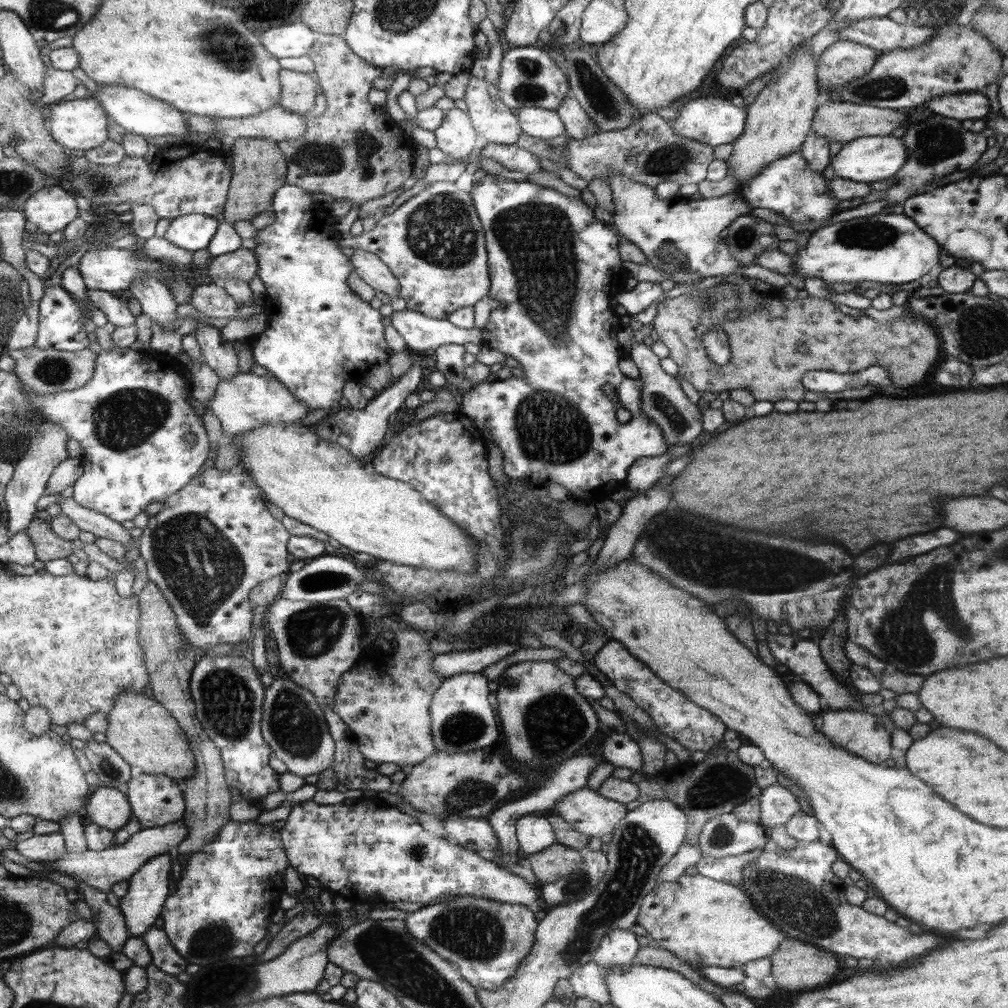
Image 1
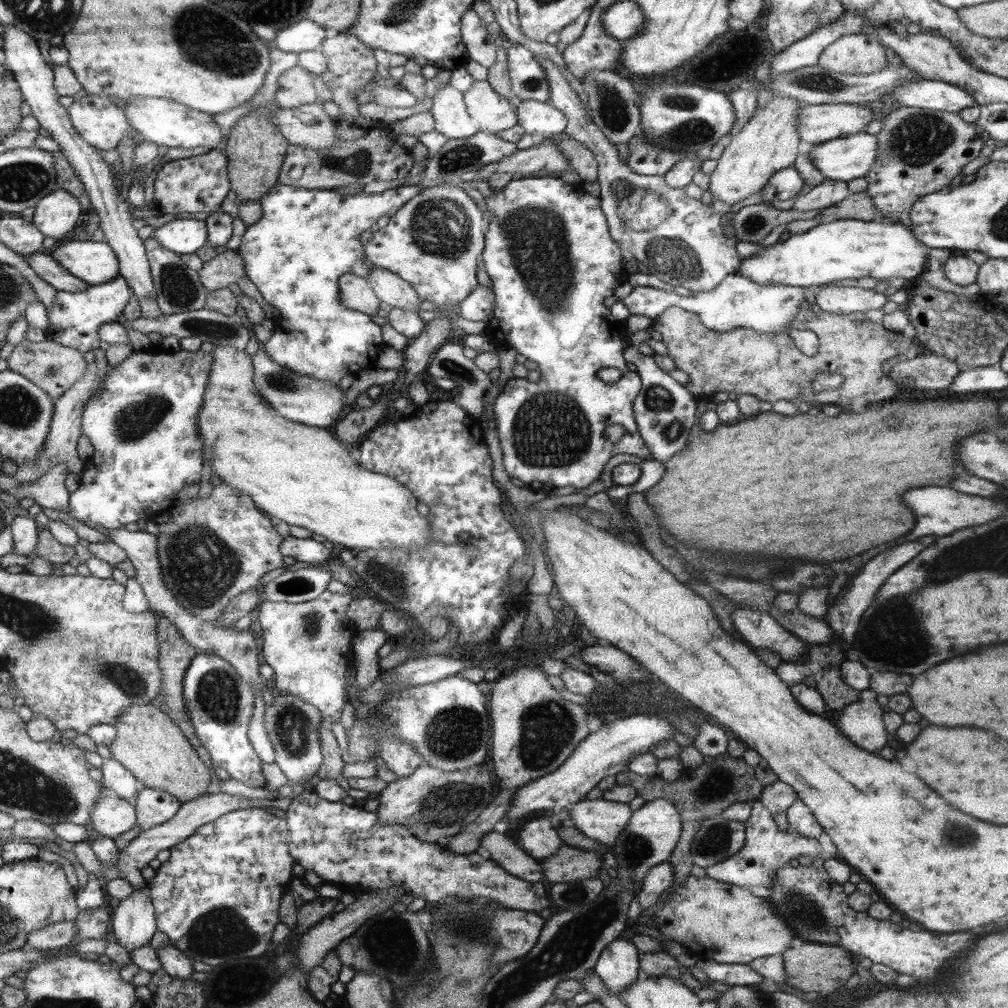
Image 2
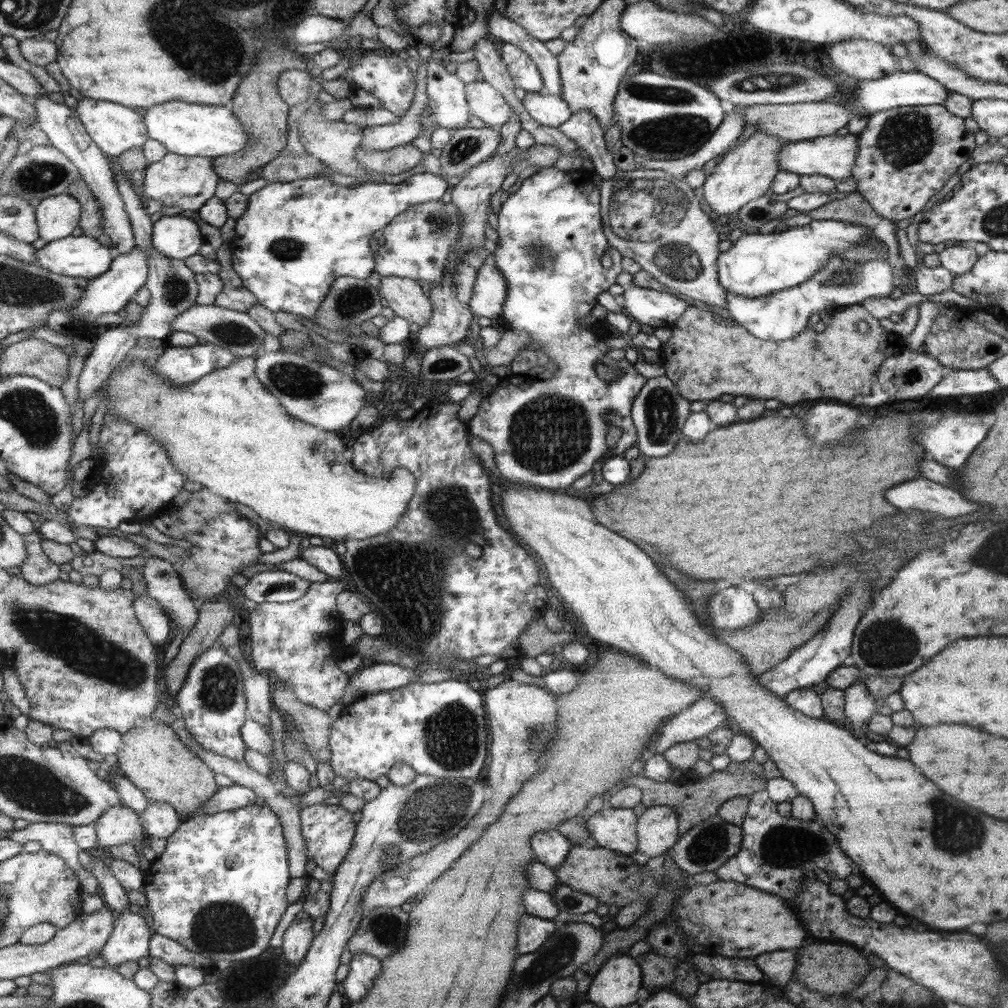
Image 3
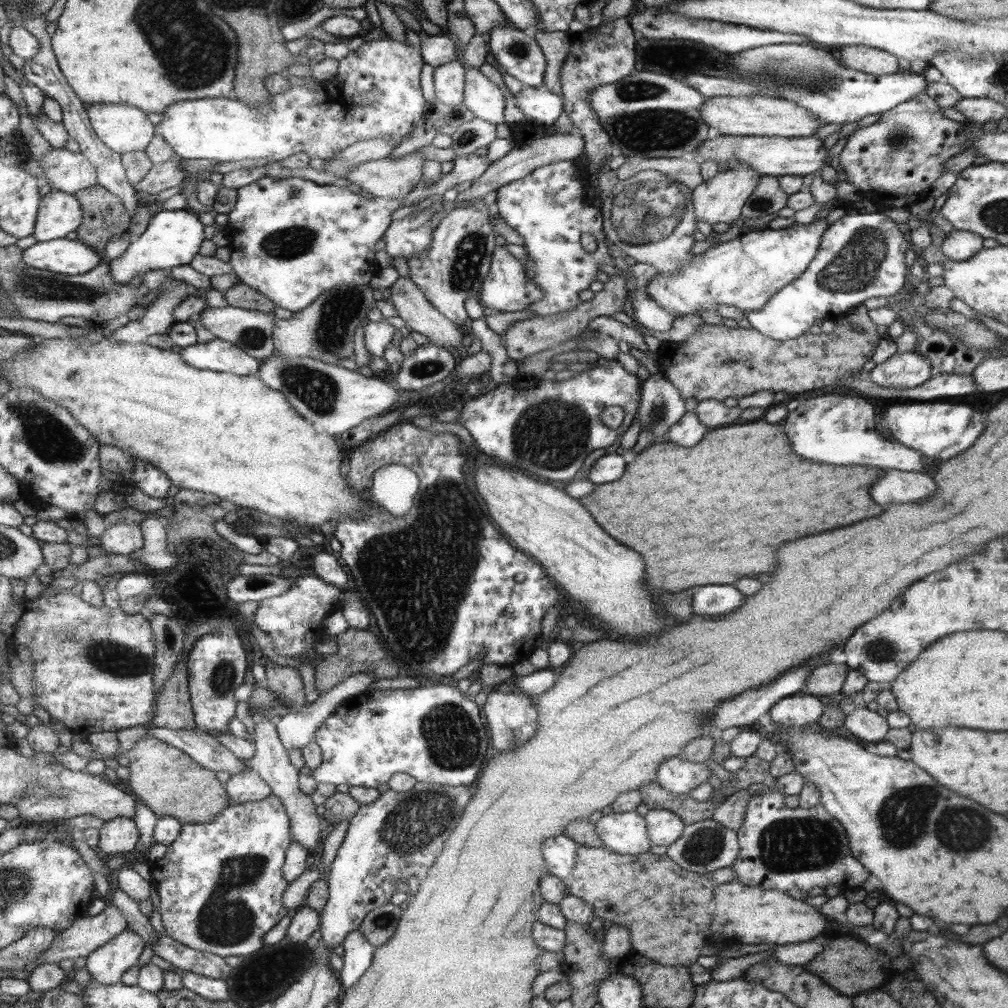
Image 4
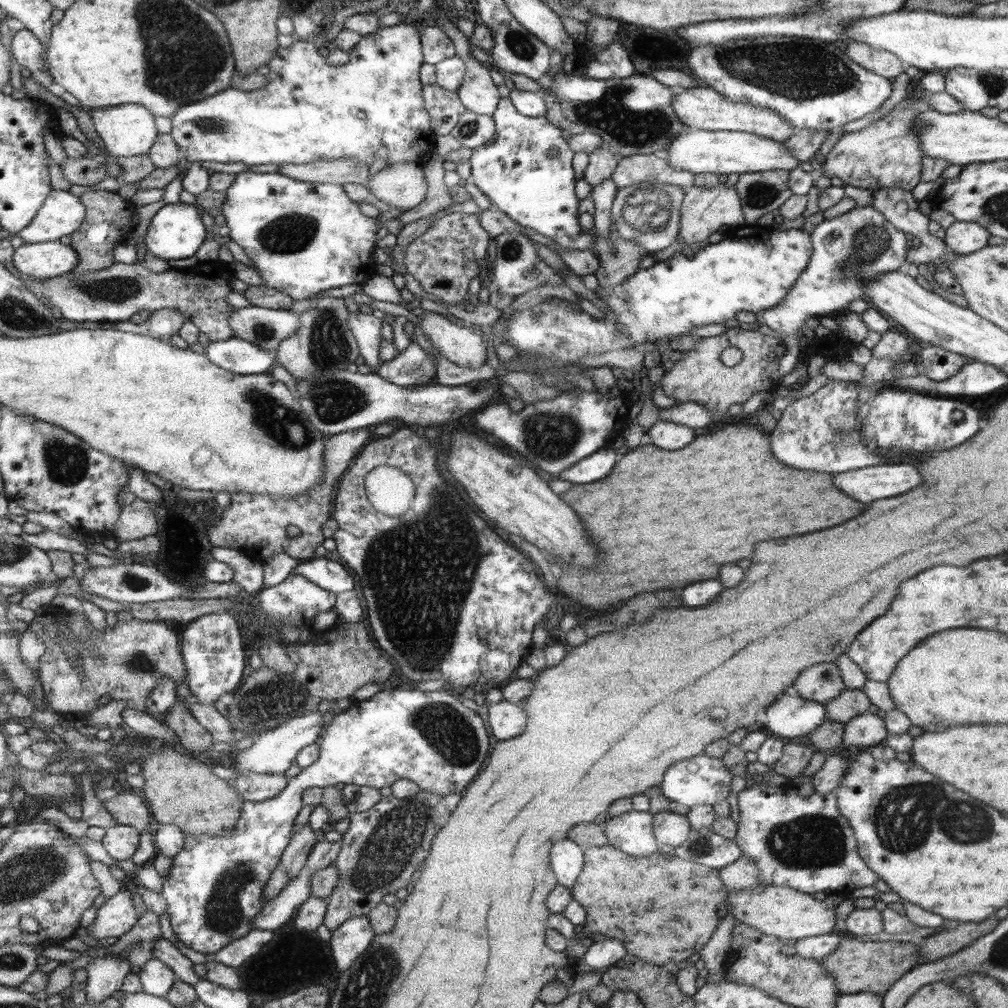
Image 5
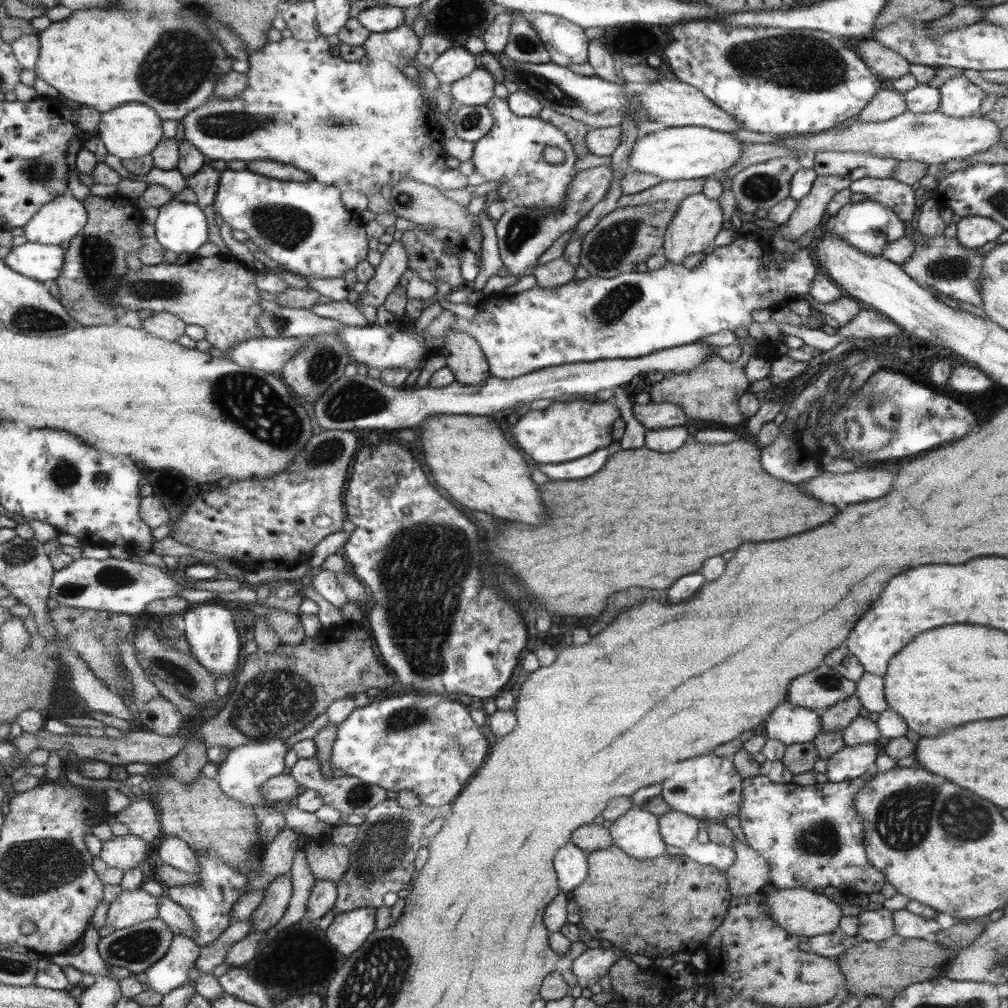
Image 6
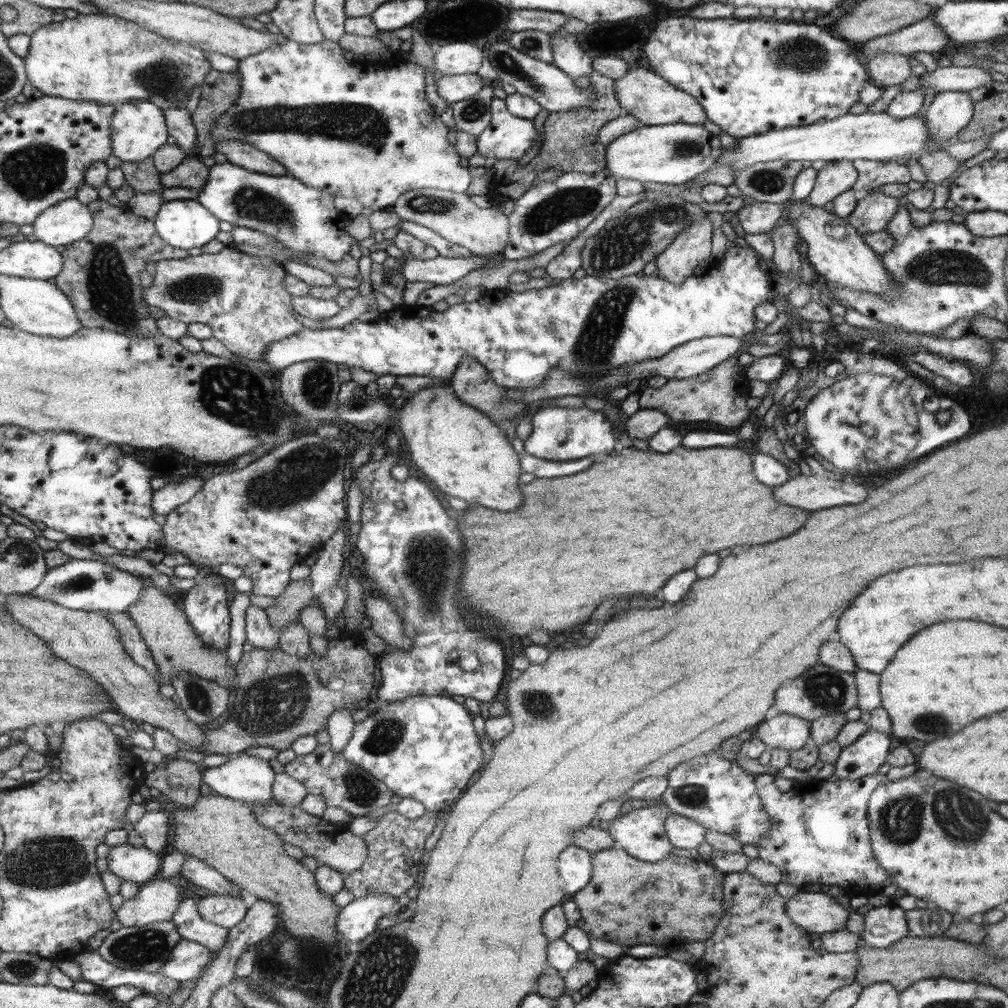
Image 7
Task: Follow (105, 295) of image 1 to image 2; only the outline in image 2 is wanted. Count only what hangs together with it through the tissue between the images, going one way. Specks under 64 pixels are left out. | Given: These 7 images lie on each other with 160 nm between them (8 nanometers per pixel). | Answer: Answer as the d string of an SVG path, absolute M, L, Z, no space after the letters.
M40 251L30 256L23 256L26 263L30 265L32 270L46 280L48 284L54 286L58 290L65 290L66 292L82 292L89 284L83 280L72 276L66 269L62 268L56 260L50 255L49 251Z

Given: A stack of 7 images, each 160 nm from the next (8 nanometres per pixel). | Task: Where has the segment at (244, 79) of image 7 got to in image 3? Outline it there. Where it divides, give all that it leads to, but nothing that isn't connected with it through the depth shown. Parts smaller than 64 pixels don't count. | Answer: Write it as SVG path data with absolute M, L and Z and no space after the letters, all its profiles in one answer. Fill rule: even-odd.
M368 50L359 61L347 70L346 81L349 81L352 87L360 86L362 90L370 92L380 100L382 108L390 110L397 117L411 110L413 100L415 100L417 85L415 76L411 68L402 58L394 56L394 53L387 54L383 51ZM171 101L146 108L149 137L180 156L209 156L212 159L242 152L249 146L249 134L239 118L225 105L190 104Z

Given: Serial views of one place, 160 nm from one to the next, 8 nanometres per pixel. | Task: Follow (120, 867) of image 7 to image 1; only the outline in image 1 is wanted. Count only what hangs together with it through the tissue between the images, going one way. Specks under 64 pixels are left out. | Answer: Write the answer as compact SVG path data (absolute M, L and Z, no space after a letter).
M97 786L92 797L88 797L86 814L94 824L111 831L119 831L129 823L134 813L127 796L120 789Z

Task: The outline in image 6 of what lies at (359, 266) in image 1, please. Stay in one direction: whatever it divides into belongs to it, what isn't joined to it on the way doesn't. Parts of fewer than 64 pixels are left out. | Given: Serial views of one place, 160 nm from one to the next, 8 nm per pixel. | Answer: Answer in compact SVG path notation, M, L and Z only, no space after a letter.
M449 333L446 336L441 354L443 358L446 358L446 367L454 373L455 380L460 384L464 386L479 386L479 384L483 384L489 378L490 365L487 357L484 356L483 348L469 334Z

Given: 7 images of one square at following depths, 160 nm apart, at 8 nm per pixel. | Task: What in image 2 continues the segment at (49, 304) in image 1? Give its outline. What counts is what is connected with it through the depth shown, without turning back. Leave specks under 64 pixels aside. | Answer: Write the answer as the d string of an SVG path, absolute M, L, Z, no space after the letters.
M122 275L104 284L88 285L82 292L58 290L54 305L48 309L48 338L83 352L104 346L98 335L98 328L106 323L122 321L124 307L131 297L132 289Z

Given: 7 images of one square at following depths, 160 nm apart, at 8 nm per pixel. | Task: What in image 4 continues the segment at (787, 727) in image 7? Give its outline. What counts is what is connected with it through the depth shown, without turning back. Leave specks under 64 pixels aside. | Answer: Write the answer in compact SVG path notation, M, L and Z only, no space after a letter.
M805 692L788 696L770 708L771 719L780 727L797 727L818 722L824 704Z

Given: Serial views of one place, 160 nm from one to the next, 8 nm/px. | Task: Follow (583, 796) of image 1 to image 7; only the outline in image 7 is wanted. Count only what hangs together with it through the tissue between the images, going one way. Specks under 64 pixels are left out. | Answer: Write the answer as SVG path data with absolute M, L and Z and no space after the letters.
M660 802L656 806L638 808L638 810L632 810L624 816L616 817L610 822L608 830L616 842L615 848L624 849L638 860L654 863L664 860L671 854L673 848L665 828L665 820L669 814L672 814L670 808L664 802Z

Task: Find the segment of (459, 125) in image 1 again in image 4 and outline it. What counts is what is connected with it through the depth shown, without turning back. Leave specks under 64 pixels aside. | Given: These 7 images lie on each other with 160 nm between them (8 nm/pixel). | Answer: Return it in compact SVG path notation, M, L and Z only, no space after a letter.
M456 59L448 64L435 67L435 98L447 105L463 102L465 68Z

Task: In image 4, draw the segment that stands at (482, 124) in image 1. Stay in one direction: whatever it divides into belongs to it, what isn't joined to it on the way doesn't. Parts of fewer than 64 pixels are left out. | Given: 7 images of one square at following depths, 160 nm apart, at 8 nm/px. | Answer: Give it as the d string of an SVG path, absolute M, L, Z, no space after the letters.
M464 52L456 60L465 66L463 103L468 110L475 117L494 124L505 122L504 106L506 101L498 85L482 74L479 68L467 65Z

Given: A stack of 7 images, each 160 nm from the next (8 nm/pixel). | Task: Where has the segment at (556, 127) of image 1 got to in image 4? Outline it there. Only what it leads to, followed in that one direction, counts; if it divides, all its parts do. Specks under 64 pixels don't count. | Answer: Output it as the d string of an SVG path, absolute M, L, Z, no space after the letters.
M523 86L515 94L516 105L528 123L549 128L557 120L563 109L562 97L542 88Z

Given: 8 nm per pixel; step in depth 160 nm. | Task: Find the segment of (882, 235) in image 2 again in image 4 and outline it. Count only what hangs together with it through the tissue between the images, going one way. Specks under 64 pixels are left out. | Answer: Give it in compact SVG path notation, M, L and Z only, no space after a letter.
M818 220L811 224L794 223L785 230L765 229L762 231L742 233L728 242L708 248L703 254L698 254L692 264L684 265L679 273L673 275L657 274L647 282L644 287L647 295L674 317L684 317L685 314L699 314L701 310L712 310L717 304L728 304L743 310L752 312L760 310L767 304L768 299L781 288L796 280L812 264L816 252L818 252L820 239L830 225L826 220Z

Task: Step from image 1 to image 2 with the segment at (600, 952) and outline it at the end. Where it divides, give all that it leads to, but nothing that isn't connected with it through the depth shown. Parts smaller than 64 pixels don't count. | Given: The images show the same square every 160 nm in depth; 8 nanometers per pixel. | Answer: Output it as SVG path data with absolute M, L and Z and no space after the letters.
M619 937L599 956L594 971L609 992L622 996L638 976L638 956L640 952L632 940Z

